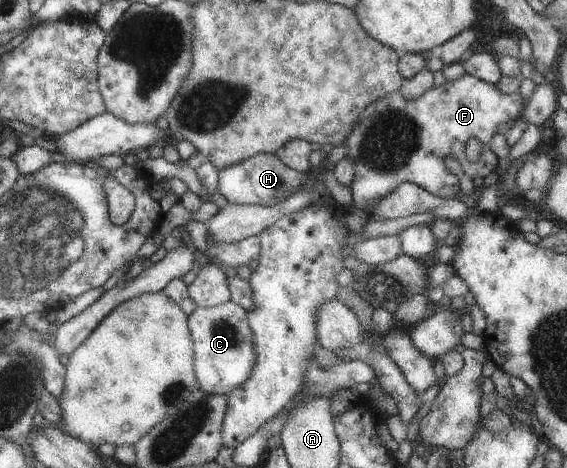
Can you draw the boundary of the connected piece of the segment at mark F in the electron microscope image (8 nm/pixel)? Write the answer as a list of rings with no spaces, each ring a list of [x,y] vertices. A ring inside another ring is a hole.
[[[469,74],[439,87],[433,86],[415,99],[407,99],[396,91],[374,101],[359,115],[349,137],[342,143],[346,157],[355,165],[350,185],[353,205],[366,210],[391,195],[405,181],[441,199],[460,196],[459,180],[463,175],[473,181],[495,171],[499,158],[491,150],[489,141],[500,125],[513,123],[523,113],[524,104],[525,99],[519,92],[505,95],[497,85]],[[471,137],[483,143],[477,161],[469,161],[465,155]]]

